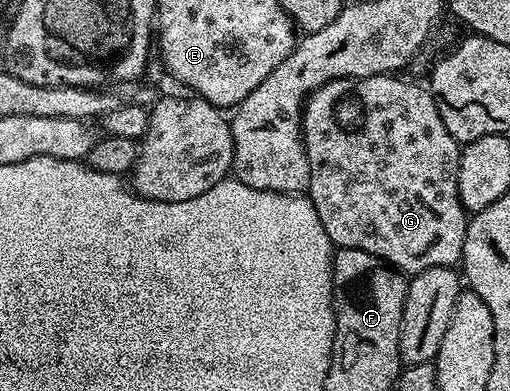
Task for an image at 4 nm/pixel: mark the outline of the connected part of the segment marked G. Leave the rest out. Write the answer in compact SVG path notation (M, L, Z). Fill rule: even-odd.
M378 74L364 78L335 78L317 88L307 100L303 108L303 143L309 160L311 185L309 197L313 208L317 208L317 216L321 216L321 224L325 224L325 232L329 232L332 247L345 250L360 250L377 256L389 266L407 276L420 274L425 268L460 265L465 244L465 232L469 221L469 211L461 204L459 195L459 155L461 144L445 128L445 120L441 120L441 112L435 103L435 97L426 85L418 86L415 82L406 82L395 74Z

